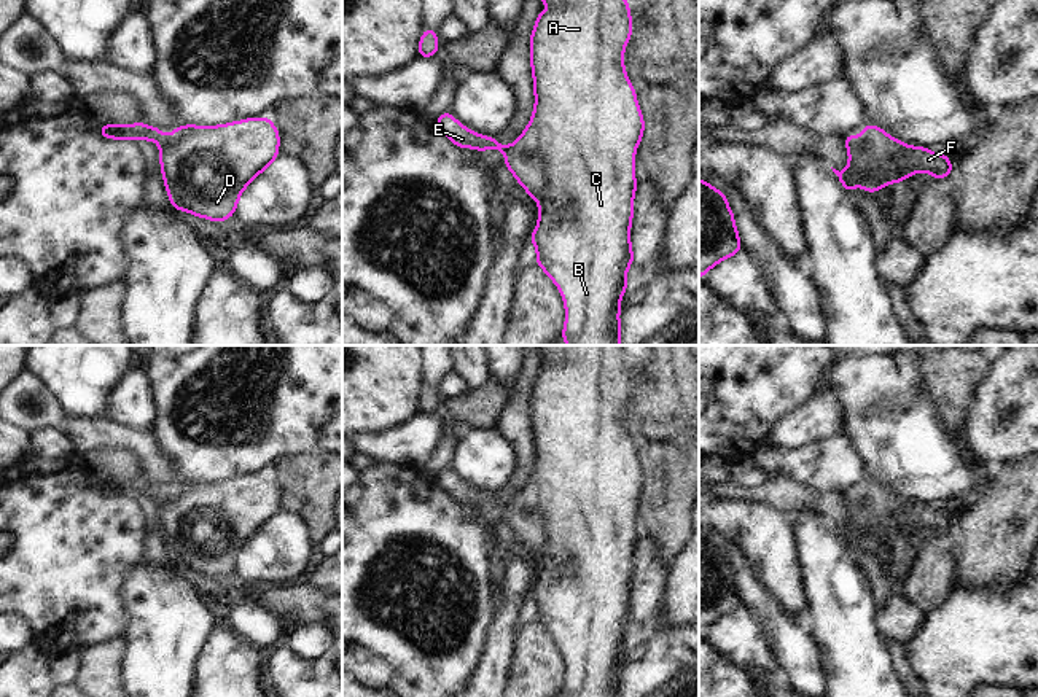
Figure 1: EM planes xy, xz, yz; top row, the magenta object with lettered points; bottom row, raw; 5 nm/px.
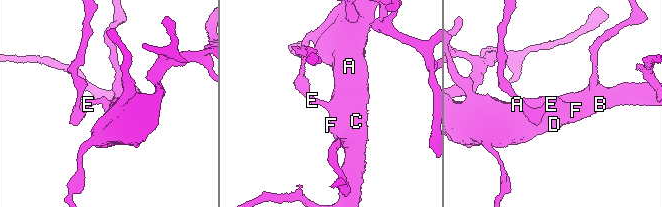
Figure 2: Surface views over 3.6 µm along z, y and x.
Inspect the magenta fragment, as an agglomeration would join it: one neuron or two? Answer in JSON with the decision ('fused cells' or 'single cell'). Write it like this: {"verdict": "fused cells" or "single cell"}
{"verdict": "single cell"}

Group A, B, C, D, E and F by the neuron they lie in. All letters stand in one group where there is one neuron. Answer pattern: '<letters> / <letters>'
A B C D E F

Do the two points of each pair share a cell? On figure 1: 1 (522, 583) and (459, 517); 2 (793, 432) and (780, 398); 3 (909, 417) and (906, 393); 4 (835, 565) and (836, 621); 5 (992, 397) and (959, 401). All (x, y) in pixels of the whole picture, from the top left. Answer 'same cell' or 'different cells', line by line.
1: different cells
2: different cells
3: same cell
4: same cell
5: different cells

